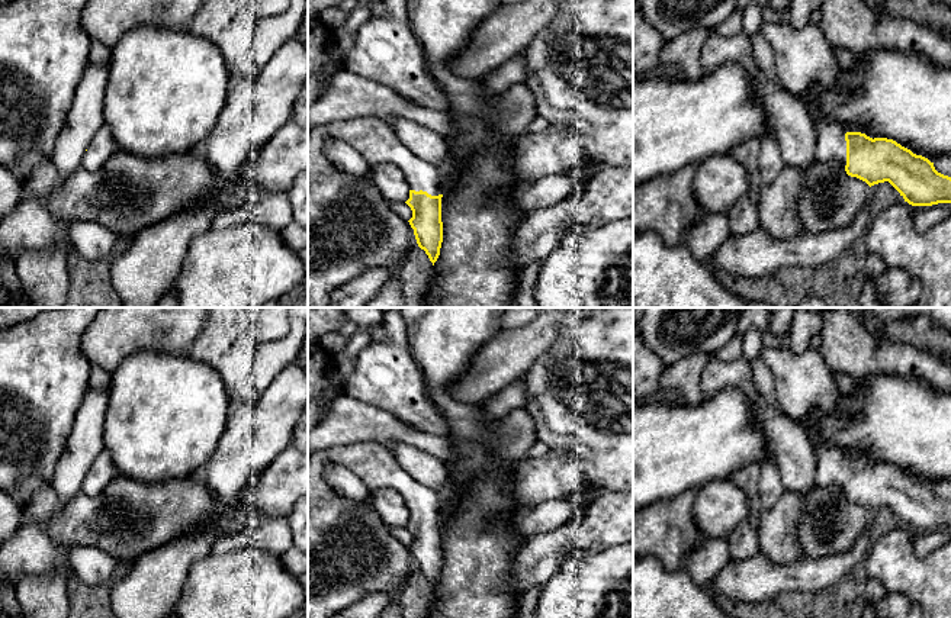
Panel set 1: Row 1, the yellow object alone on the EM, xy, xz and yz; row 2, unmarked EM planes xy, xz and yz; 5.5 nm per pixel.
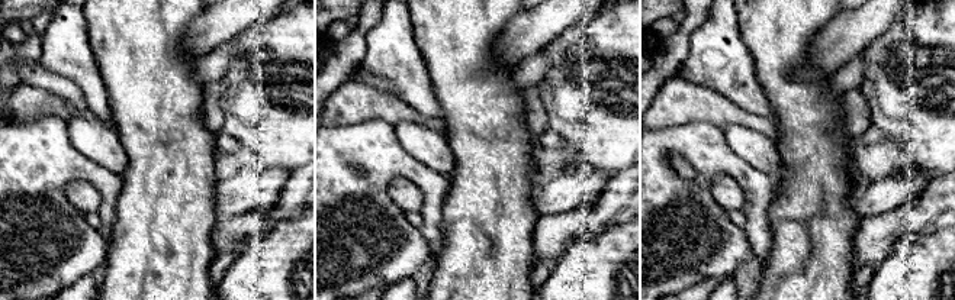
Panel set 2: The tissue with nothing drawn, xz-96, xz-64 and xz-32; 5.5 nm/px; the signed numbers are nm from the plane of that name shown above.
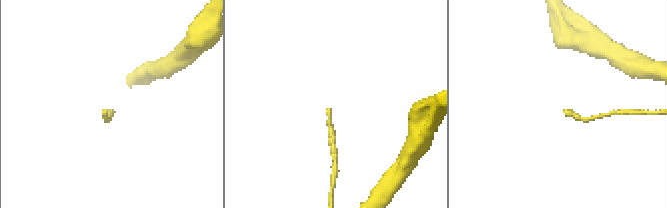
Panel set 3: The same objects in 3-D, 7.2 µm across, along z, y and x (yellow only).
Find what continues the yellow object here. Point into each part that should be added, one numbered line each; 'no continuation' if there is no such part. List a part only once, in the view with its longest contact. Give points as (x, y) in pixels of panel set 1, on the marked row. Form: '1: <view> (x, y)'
1: yz (831, 145)

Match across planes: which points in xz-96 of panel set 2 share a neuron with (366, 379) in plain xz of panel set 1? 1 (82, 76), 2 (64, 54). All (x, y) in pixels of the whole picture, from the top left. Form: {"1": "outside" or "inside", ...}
{"1": "inside", "2": "inside"}

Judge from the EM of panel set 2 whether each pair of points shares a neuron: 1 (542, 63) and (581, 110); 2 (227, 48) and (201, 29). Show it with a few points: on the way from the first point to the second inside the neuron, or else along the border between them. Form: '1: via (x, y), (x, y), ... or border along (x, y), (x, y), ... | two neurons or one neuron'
1: border along (543, 50), (549, 67), (537, 84) | two neurons
2: border along (232, 38), (198, 58) | two neurons

